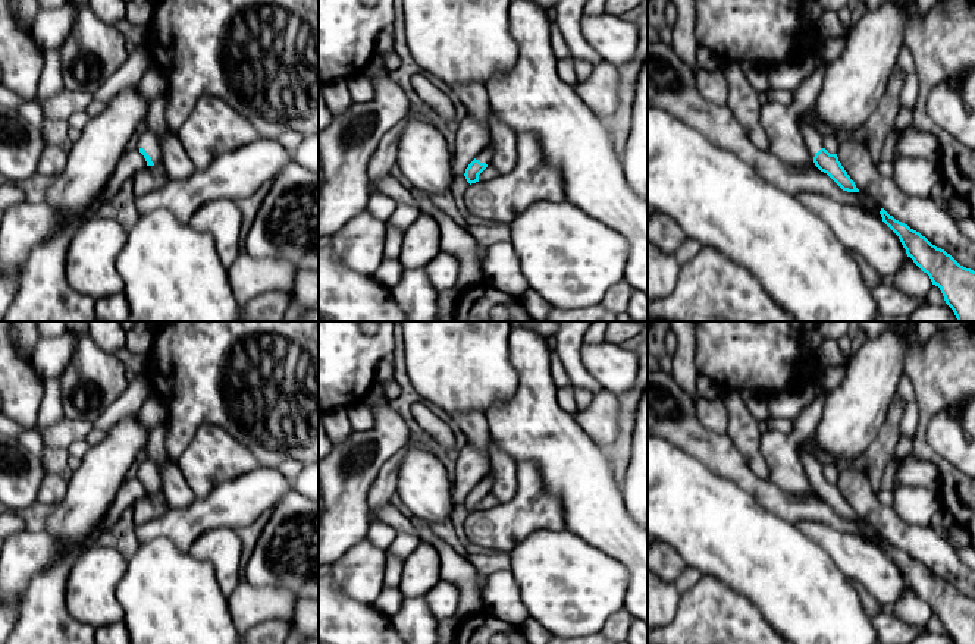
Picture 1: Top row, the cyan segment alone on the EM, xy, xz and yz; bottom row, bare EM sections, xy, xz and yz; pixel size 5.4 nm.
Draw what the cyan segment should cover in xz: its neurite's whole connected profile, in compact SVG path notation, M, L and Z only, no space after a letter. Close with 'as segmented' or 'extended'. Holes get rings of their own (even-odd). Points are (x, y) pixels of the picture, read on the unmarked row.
M490 471L468 493L468 496L465 497L464 505L465 505L465 508L470 513L479 511L479 503L490 493L493 480L495 480L495 474L493 474L493 471Z; extended

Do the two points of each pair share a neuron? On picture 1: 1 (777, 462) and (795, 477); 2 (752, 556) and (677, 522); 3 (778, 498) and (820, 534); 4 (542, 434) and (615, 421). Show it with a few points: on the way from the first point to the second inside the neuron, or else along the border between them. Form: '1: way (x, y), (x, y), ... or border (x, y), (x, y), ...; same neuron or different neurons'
1: way (781, 467), (790, 476); same neuron
2: way (733, 537), (712, 522), (696, 522); same neuron
3: border (795, 524), (817, 521), (839, 530); different neurons
4: border (573, 414), (577, 424), (602, 449); different neurons

